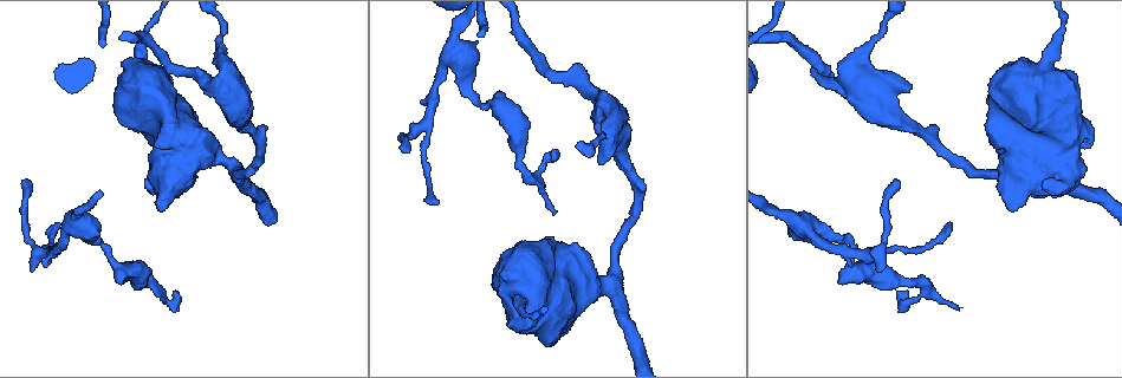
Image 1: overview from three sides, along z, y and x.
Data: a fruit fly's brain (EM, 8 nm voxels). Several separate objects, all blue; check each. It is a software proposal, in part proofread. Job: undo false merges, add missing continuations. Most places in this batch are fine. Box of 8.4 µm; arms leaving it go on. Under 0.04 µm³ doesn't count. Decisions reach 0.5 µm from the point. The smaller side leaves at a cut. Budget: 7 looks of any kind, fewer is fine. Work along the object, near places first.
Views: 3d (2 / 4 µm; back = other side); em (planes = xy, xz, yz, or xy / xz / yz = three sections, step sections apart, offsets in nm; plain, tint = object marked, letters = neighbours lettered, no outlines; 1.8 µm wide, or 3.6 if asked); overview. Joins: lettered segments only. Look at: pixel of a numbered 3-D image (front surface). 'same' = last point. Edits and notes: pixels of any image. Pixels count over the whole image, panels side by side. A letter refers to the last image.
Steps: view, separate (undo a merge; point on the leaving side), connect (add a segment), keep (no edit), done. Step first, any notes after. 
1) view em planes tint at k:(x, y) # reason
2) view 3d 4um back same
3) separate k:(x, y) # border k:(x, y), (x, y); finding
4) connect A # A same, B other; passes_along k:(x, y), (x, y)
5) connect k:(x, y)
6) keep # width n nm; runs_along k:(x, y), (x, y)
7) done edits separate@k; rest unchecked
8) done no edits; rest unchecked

view em planes tint at 1:(853, 246) # sharp bend

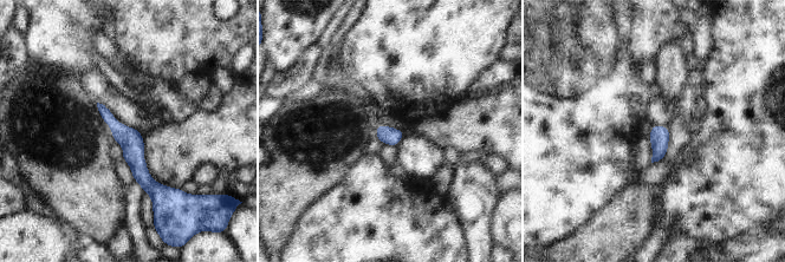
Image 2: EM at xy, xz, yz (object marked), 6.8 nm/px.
view em planes letters same # what lies round it

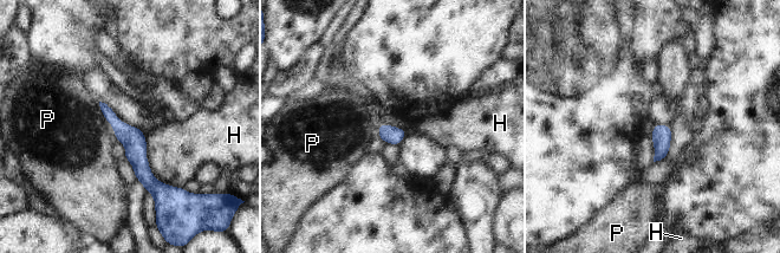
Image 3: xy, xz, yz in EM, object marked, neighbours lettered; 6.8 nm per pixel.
keep # width 120 nm; H other, P other; runs_along 3:(103, 106), (164, 190); continuous, no second neuron

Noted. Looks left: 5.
view em xy step 16 letters at 1:(172, 294) # tapers out

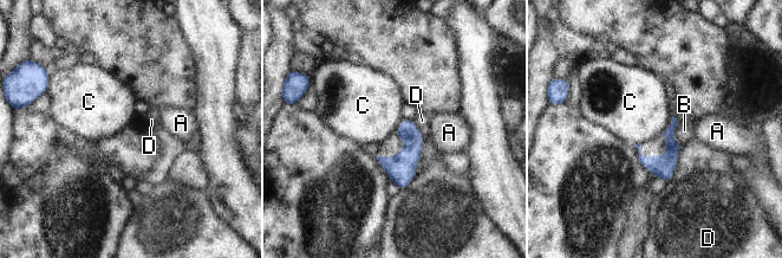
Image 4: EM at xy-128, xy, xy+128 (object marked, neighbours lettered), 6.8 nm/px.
keep # A other, B other, C other, D other; no lettered segment goes on from it

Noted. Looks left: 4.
view 3d 4um at 1:(409, 131) # free end

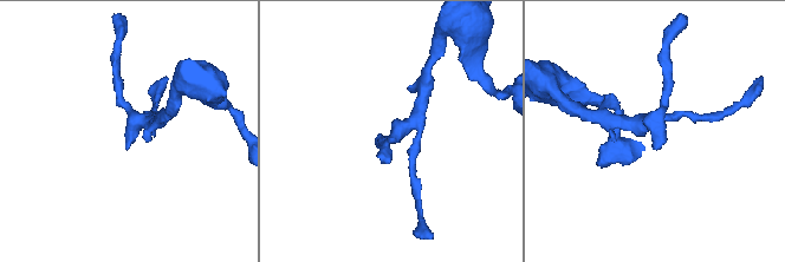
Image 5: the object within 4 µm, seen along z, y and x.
view em xz step 16 letters at 5:(128, 149) # now the EM

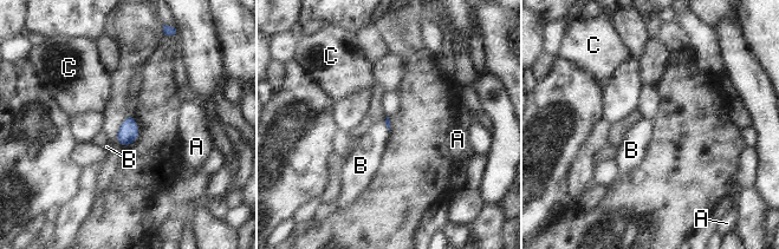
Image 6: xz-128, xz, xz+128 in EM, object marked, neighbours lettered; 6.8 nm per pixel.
view em planes letters same

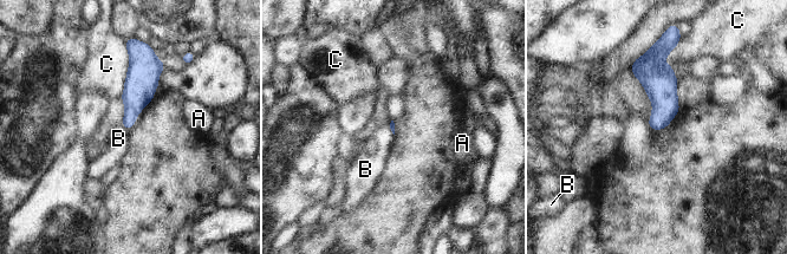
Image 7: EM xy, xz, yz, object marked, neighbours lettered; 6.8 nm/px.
keep # A other, B other, C other; border 7:(121, 123), (128, 131); no lettered segment goes on from it

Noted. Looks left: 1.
done no edits; rest unchecked

